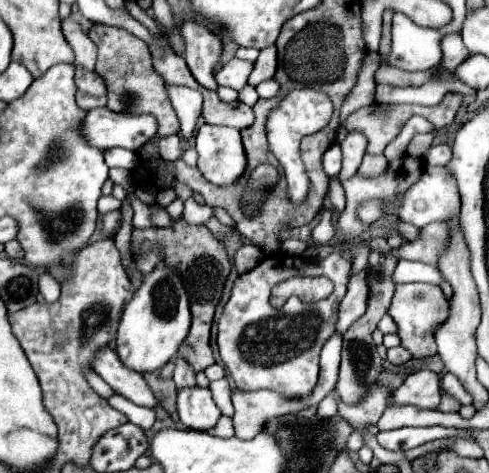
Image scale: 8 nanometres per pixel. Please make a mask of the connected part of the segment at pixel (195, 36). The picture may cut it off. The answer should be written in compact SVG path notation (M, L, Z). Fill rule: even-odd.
M186 21L180 27L180 35L184 39L184 61L194 79L206 89L218 89L212 71L222 51L220 39L196 21Z

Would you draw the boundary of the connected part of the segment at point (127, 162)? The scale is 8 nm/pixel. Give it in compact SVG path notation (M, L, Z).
M112 147L112 149L104 149L104 161L108 167L122 167L132 171L136 167L136 153L122 149L122 147Z

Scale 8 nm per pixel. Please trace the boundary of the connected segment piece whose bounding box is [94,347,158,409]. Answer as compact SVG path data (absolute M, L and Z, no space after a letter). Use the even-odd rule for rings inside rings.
M104 347L94 361L94 369L96 373L122 397L130 399L136 405L148 407L148 409L156 409L156 397L152 395L150 387L144 383L144 377L132 369L124 369L124 365L120 363L118 355L110 349Z

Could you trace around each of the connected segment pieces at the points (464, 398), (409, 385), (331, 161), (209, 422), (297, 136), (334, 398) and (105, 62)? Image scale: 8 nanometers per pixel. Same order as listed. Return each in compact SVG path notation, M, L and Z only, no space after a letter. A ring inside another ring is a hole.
M446 373L444 379L442 379L442 387L454 395L462 405L470 405L472 403L472 395L468 395L468 391L464 391L464 385L460 383L460 379L456 379L456 375L452 373Z
M430 369L416 371L388 397L388 407L412 405L418 409L436 409L440 405L438 373Z
M334 143L326 153L324 153L324 171L328 177L334 177L340 173L340 167L342 167L342 153L340 153L340 147L338 143Z
M192 387L178 393L178 415L188 429L208 431L218 423L220 409L212 399L210 389Z
M296 87L288 91L288 95L284 95L280 105L268 113L268 121L266 121L268 145L286 173L288 197L292 203L304 203L310 191L310 179L306 175L306 167L300 157L300 141L304 135L316 133L322 127L326 127L330 123L332 111L334 111L332 101L328 95L324 95L324 91L316 91L314 87Z
M336 389L334 391L330 391L328 395L326 395L326 399L320 403L320 407L318 407L318 415L320 417L332 417L336 411L338 411L338 403L340 403L340 395L336 395Z
M92 25L92 29L88 31L88 37L96 43L98 47L98 61L96 61L96 73L102 75L106 89L108 89L108 103L106 107L116 111L116 113L132 113L132 115L154 115L158 121L158 133L154 135L152 141L144 143L144 147L140 147L138 155L140 155L140 163L146 163L146 157L156 157L156 141L166 137L166 135L174 135L178 133L178 119L176 113L170 105L168 93L166 93L166 85L162 81L162 77L154 71L152 67L152 57L150 57L150 49L148 45L134 37L128 31L122 31L118 27L104 27L104 25Z

